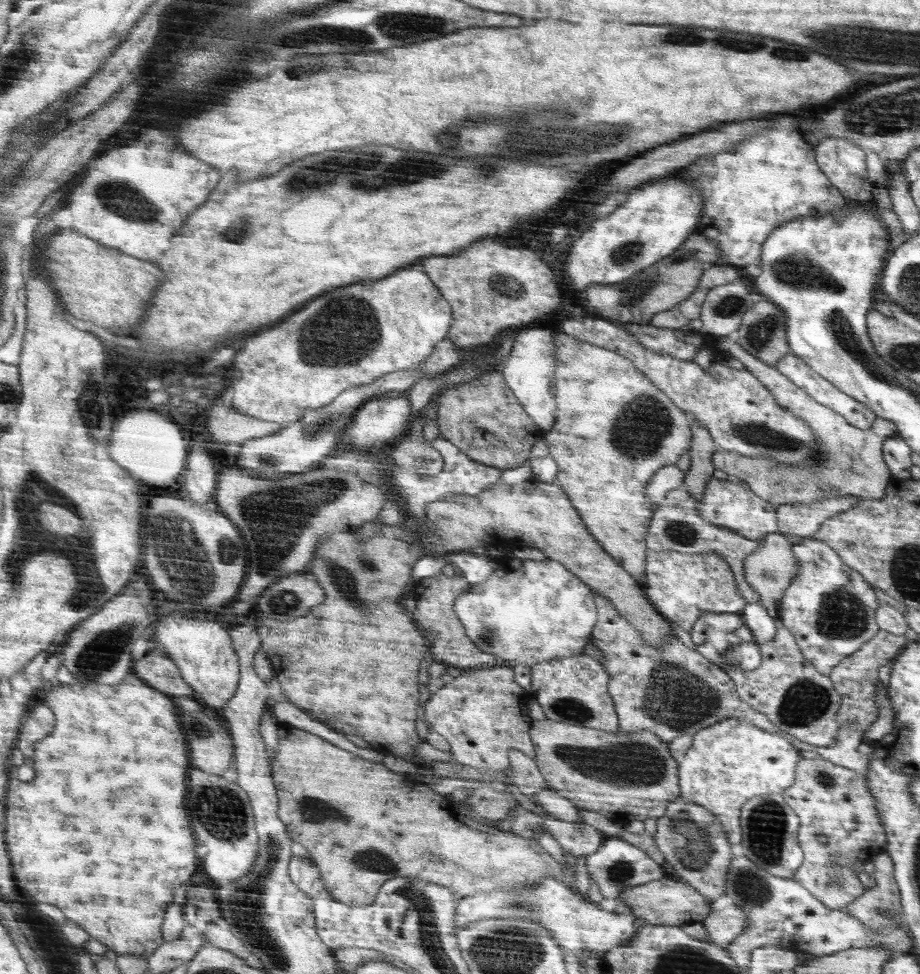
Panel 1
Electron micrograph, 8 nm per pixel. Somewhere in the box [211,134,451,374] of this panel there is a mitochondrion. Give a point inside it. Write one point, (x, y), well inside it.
(314, 339)

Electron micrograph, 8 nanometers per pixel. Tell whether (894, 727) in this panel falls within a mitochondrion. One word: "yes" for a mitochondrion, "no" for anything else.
no

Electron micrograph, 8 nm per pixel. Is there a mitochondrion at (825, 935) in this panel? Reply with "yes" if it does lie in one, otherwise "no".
no

